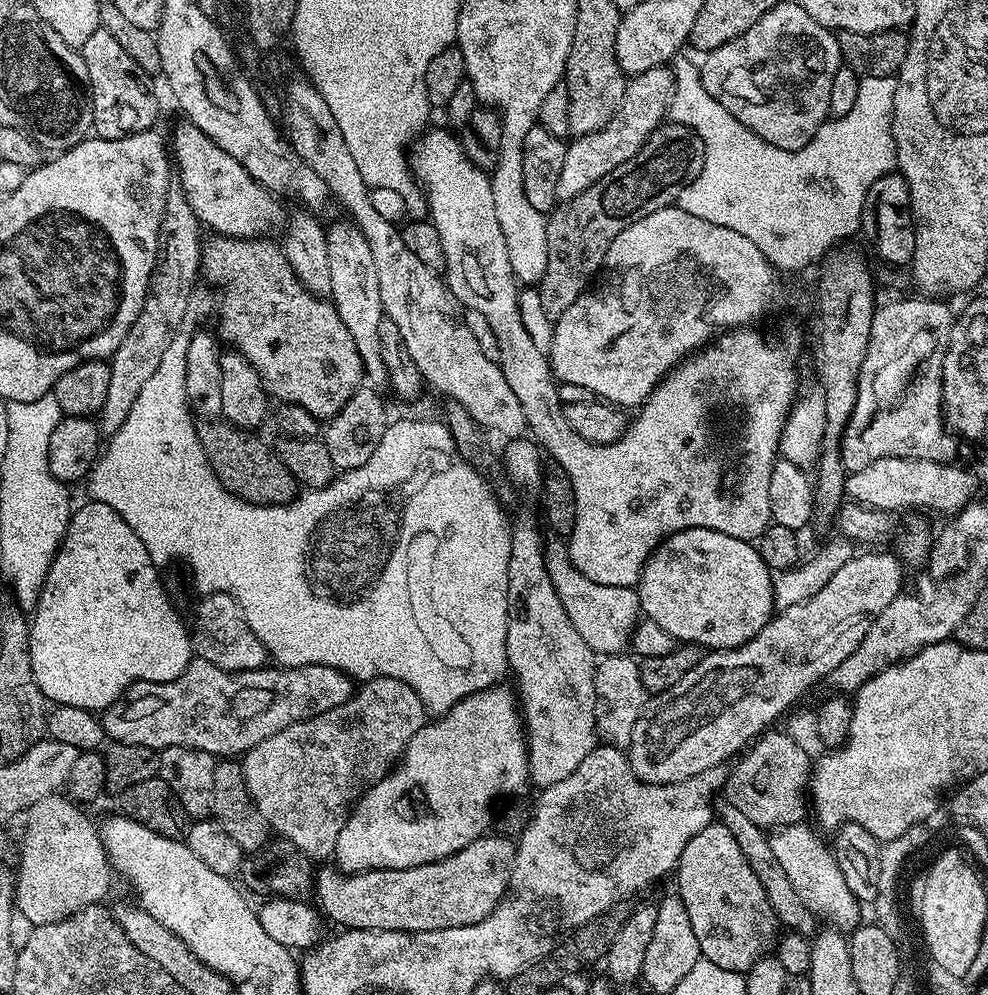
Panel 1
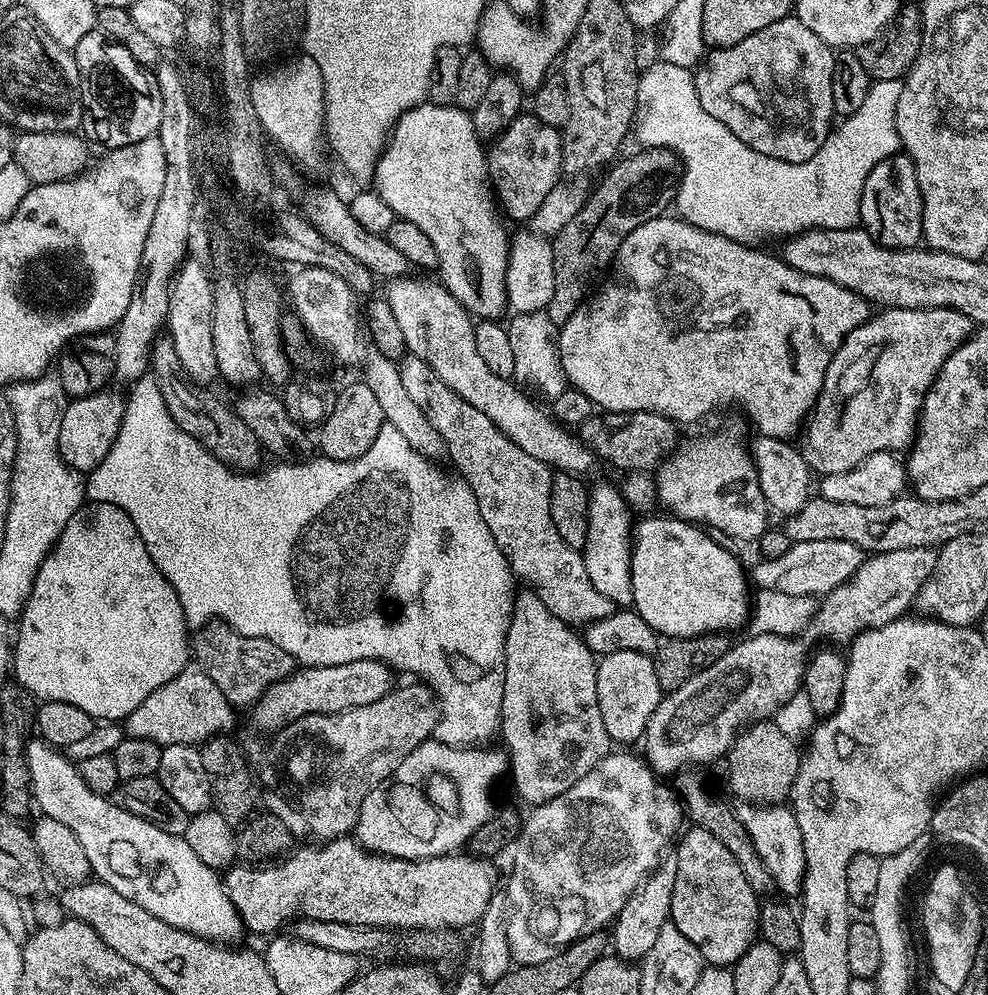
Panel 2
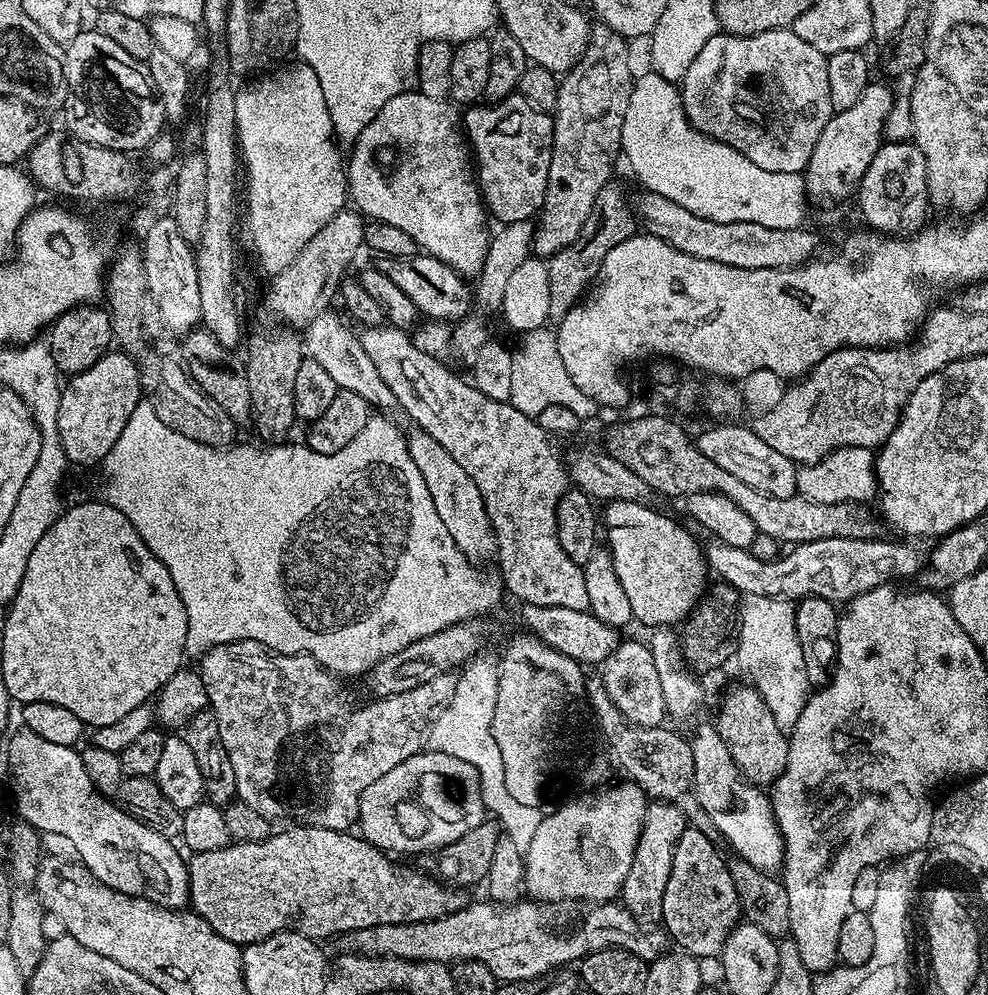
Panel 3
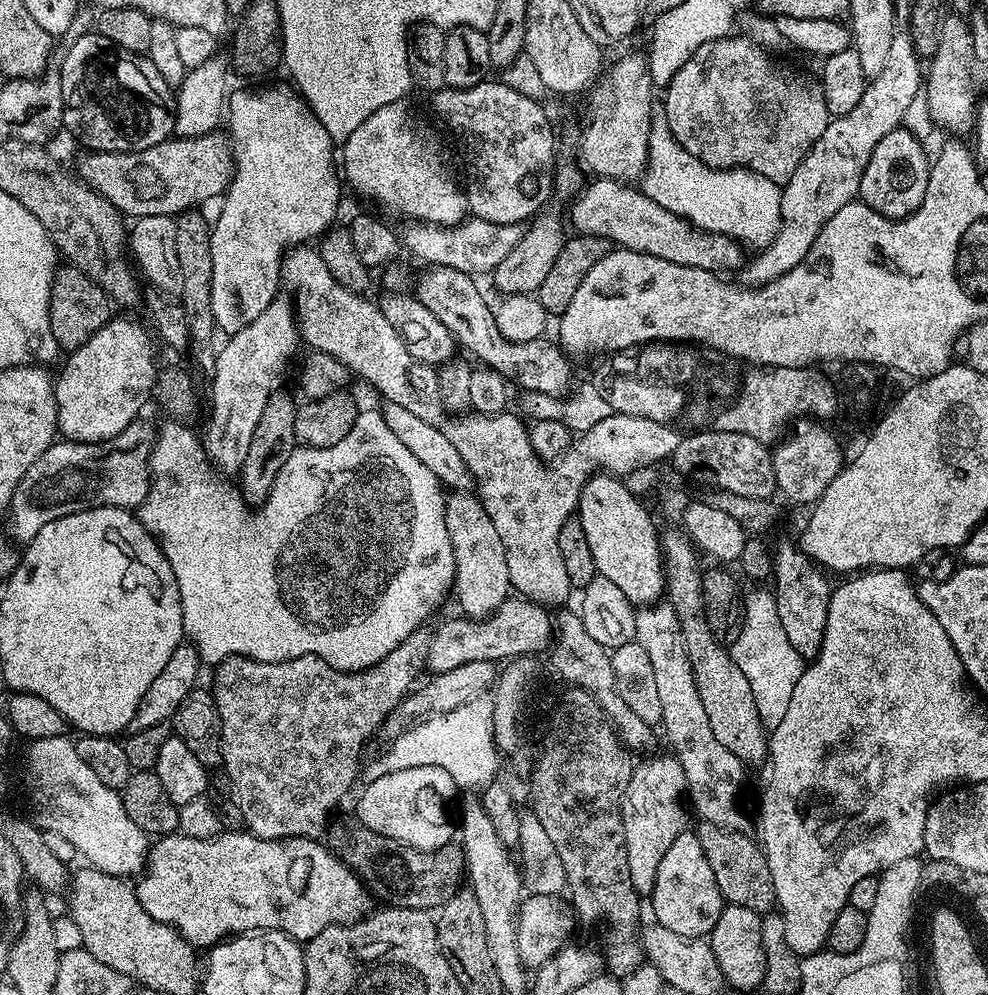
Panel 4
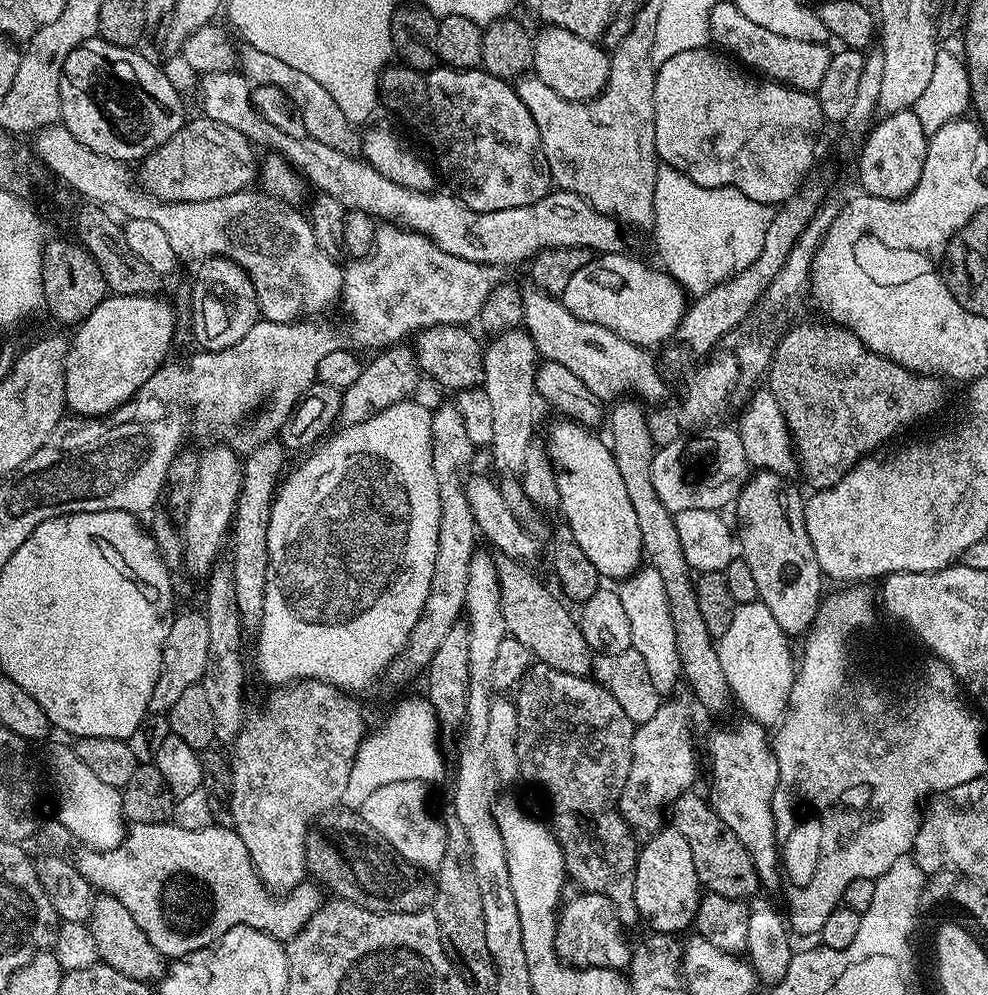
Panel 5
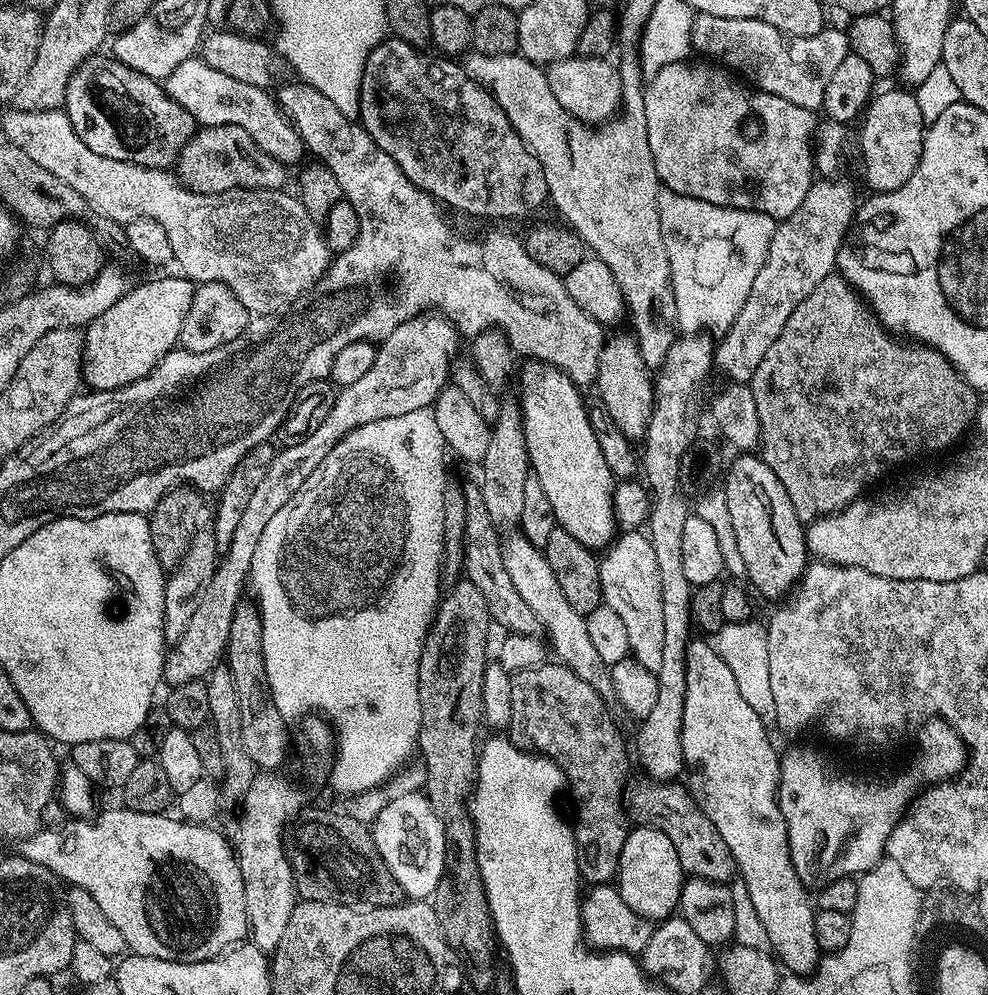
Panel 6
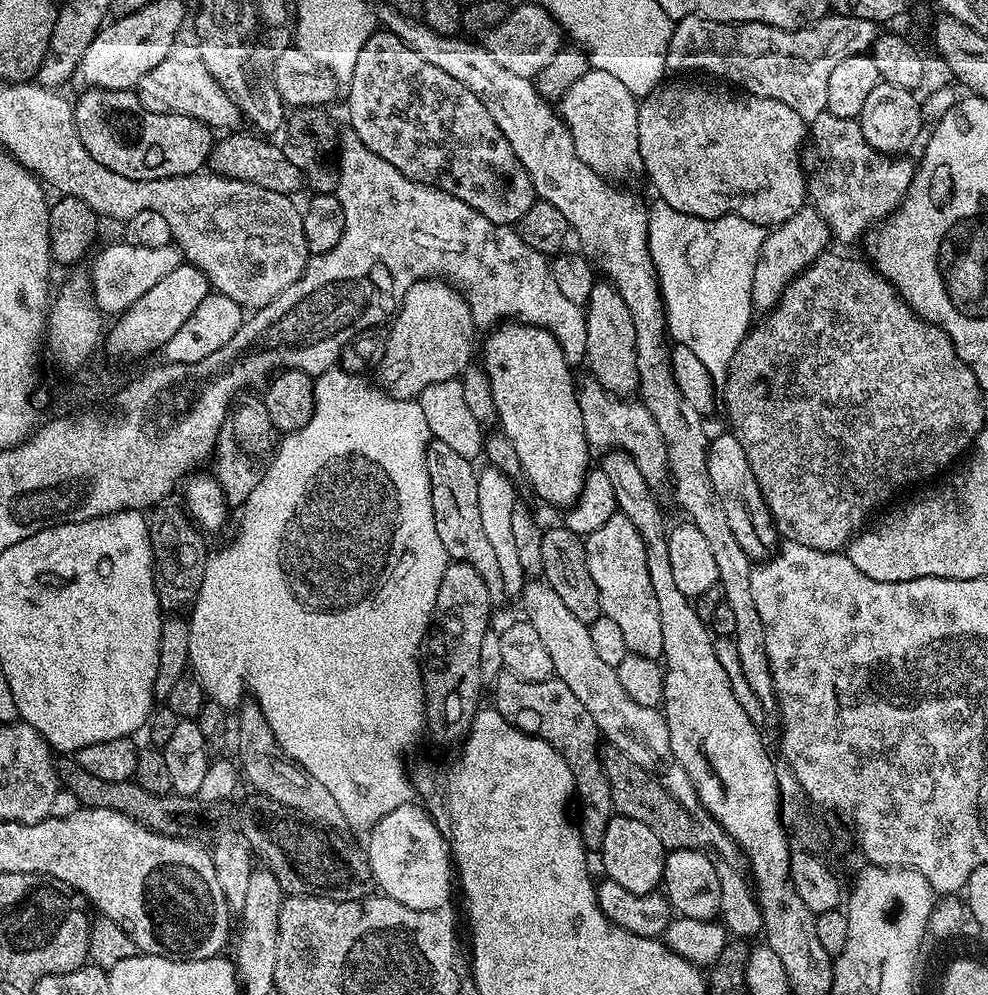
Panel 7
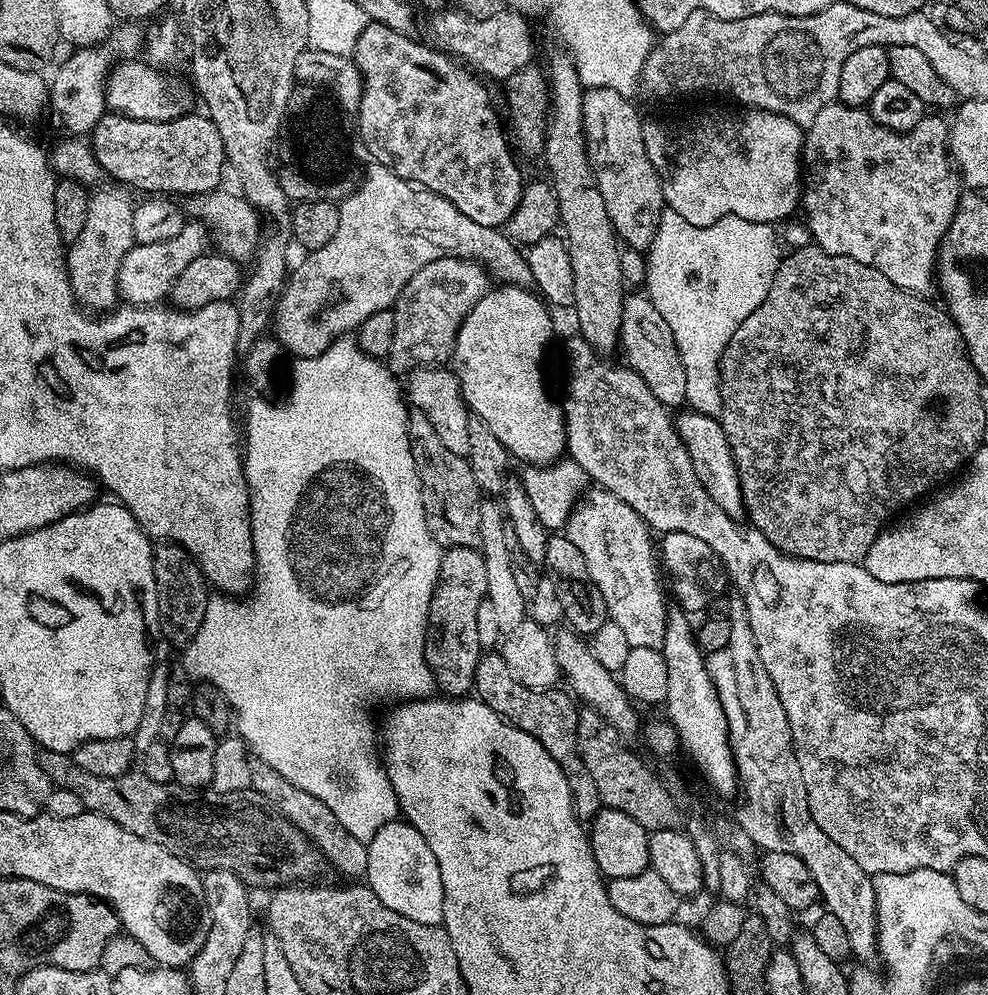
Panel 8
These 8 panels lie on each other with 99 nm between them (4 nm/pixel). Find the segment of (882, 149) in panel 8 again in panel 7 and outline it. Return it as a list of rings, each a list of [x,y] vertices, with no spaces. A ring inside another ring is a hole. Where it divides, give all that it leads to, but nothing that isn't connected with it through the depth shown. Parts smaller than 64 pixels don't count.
[[[828,111],[810,121],[806,128],[806,139],[802,149],[806,196],[813,208],[826,222],[831,235],[844,244],[852,244],[864,231],[875,229],[888,219],[910,190],[917,165],[903,155],[887,156],[879,152],[862,138],[859,119],[838,118]]]

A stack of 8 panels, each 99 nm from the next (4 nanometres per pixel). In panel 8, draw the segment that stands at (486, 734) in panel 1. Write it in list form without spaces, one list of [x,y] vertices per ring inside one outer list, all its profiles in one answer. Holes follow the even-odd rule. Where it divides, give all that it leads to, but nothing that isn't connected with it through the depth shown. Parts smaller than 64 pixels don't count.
[[[403,818],[390,821],[374,834],[368,843],[368,870],[366,884],[382,898],[390,910],[402,914],[419,924],[443,925],[444,922],[444,891],[442,890],[442,874],[438,870],[438,860],[434,858],[434,850],[426,843],[426,838],[414,830],[414,826]]]

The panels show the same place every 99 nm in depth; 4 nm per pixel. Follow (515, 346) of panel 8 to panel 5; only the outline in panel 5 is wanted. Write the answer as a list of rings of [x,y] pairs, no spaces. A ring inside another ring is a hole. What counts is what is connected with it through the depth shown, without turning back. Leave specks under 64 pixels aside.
[[[572,420],[557,421],[548,432],[546,447],[556,473],[558,512],[564,515],[563,523],[574,534],[574,542],[582,546],[601,577],[619,582],[635,572],[645,559],[642,530],[638,530],[638,514],[634,514],[626,494],[626,482],[622,482],[611,447],[605,441],[603,444],[595,431]]]

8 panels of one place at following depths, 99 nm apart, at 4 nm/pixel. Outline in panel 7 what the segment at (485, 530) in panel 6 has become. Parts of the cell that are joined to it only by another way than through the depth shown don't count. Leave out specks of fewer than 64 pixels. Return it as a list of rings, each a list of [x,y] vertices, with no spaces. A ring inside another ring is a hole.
[[[433,439],[428,446],[426,466],[432,486],[434,526],[438,529],[438,538],[442,538],[442,546],[446,546],[449,561],[461,560],[474,566],[474,570],[482,574],[482,582],[486,582],[486,590],[490,590],[492,601],[500,602],[500,599],[505,599],[506,593],[502,586],[502,573],[498,571],[498,557],[486,538],[482,517],[478,511],[478,472],[473,461],[462,458],[462,454],[455,450],[450,450],[446,442]]]

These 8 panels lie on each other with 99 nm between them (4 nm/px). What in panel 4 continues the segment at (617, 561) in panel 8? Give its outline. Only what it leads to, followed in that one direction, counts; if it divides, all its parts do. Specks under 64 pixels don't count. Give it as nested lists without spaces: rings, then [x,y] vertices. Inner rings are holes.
[[[657,602],[641,607],[634,616],[634,640],[646,650],[650,663],[654,666],[654,682],[658,685],[658,699],[662,702],[662,729],[668,735],[668,744],[676,761],[682,766],[688,783],[686,789],[690,808],[697,812],[703,823],[719,828],[731,828],[734,832],[747,833],[748,820],[736,805],[736,795],[740,792],[740,779],[746,765],[738,759],[710,730],[710,718],[698,698],[698,686],[694,682],[694,670],[686,654],[686,638],[682,638],[682,626],[672,605]]]

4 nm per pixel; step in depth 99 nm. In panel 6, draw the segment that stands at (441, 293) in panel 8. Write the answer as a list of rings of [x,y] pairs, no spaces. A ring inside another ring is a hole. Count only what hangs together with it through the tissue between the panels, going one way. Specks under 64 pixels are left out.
[[[439,314],[411,316],[402,322],[402,326],[379,341],[374,366],[370,366],[370,371],[358,378],[358,382],[350,382],[350,386],[335,393],[332,408],[326,418],[322,418],[318,430],[311,432],[302,442],[281,447],[275,453],[269,470],[255,488],[239,525],[235,527],[228,551],[219,557],[216,573],[214,578],[210,578],[210,586],[206,586],[206,594],[202,594],[202,602],[198,602],[197,612],[190,617],[182,638],[178,638],[178,642],[167,649],[162,677],[165,685],[204,680],[221,663],[228,650],[230,622],[237,604],[242,600],[240,591],[246,588],[246,581],[252,571],[258,538],[262,538],[262,530],[266,530],[276,511],[286,506],[294,494],[298,494],[307,476],[314,474],[326,454],[330,454],[334,445],[348,432],[375,420],[398,418],[398,414],[410,414],[410,410],[431,408],[440,391],[449,383],[460,343],[460,333],[446,317]]]

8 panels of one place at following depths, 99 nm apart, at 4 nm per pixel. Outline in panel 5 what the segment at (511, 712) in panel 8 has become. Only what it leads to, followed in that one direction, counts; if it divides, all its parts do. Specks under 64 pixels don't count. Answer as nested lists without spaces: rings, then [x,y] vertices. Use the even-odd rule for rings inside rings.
[[[539,662],[533,663],[532,669],[520,679],[519,685],[514,692],[514,703],[518,718],[518,766],[520,767],[520,775],[524,780],[528,779],[532,784],[541,784],[541,786],[544,787],[545,794],[548,795],[548,804],[552,807],[550,827],[552,833],[556,836],[556,841],[560,843],[560,849],[564,855],[565,873],[567,873],[571,879],[573,876],[573,878],[577,880],[575,883],[579,885],[583,891],[597,892],[606,898],[610,898],[610,902],[616,906],[616,913],[618,914],[620,923],[625,926],[631,926],[632,923],[637,923],[638,920],[636,903],[634,902],[634,874],[636,873],[638,840],[636,844],[635,838],[637,839],[637,837],[634,835],[633,829],[628,827],[627,820],[625,820],[624,815],[620,813],[620,795],[626,786],[626,778],[630,778],[632,739],[636,733],[637,725],[633,724],[630,718],[626,718],[626,713],[623,712],[622,706],[618,706],[614,694],[610,694],[610,690],[607,686],[601,683],[601,681],[599,684],[598,681],[592,679],[593,678],[589,678],[588,676],[566,674],[562,670],[554,670],[550,666]]]

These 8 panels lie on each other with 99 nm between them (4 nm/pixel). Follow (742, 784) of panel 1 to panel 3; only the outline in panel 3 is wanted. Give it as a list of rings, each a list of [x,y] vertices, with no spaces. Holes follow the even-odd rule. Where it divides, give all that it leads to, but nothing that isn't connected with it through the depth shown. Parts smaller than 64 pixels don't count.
[[[751,686],[730,689],[720,704],[720,717],[715,717],[714,723],[722,742],[726,742],[726,750],[730,750],[730,758],[734,758],[738,770],[748,779],[749,784],[775,784],[782,770],[786,770],[788,736],[785,729],[774,722],[774,714],[770,714],[770,706],[766,706],[758,689]]]

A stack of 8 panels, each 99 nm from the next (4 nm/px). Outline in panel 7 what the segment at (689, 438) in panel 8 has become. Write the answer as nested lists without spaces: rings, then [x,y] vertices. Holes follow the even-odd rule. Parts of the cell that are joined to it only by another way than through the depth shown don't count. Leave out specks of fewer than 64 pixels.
[[[735,434],[711,437],[708,446],[708,469],[710,480],[714,482],[714,490],[722,502],[722,507],[726,509],[726,522],[730,522],[734,538],[738,538],[738,546],[742,546],[742,550],[746,550],[746,554],[753,561],[760,562],[771,557],[778,548],[776,523],[772,521],[772,515],[758,486],[758,478],[754,478],[754,470],[750,468],[746,450]]]

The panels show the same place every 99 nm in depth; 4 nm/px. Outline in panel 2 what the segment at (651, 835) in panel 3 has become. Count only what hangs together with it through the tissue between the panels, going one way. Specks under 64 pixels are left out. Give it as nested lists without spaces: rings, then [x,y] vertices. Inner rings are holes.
[[[668,854],[638,885],[634,894],[626,898],[626,906],[622,906],[610,928],[610,948],[620,959],[639,962],[646,954],[650,954],[650,946],[654,946],[654,941],[658,938],[658,930],[662,930],[662,926],[669,923],[672,915],[674,878],[678,878],[678,862],[675,855]]]

